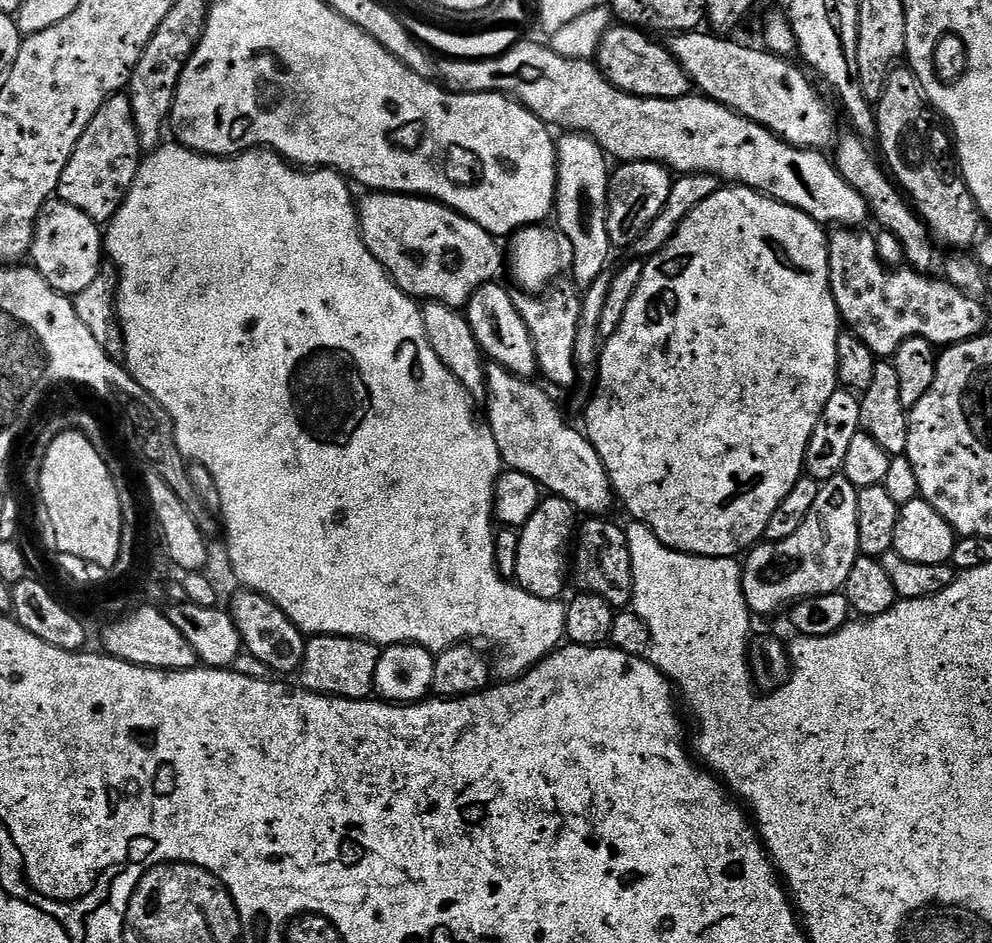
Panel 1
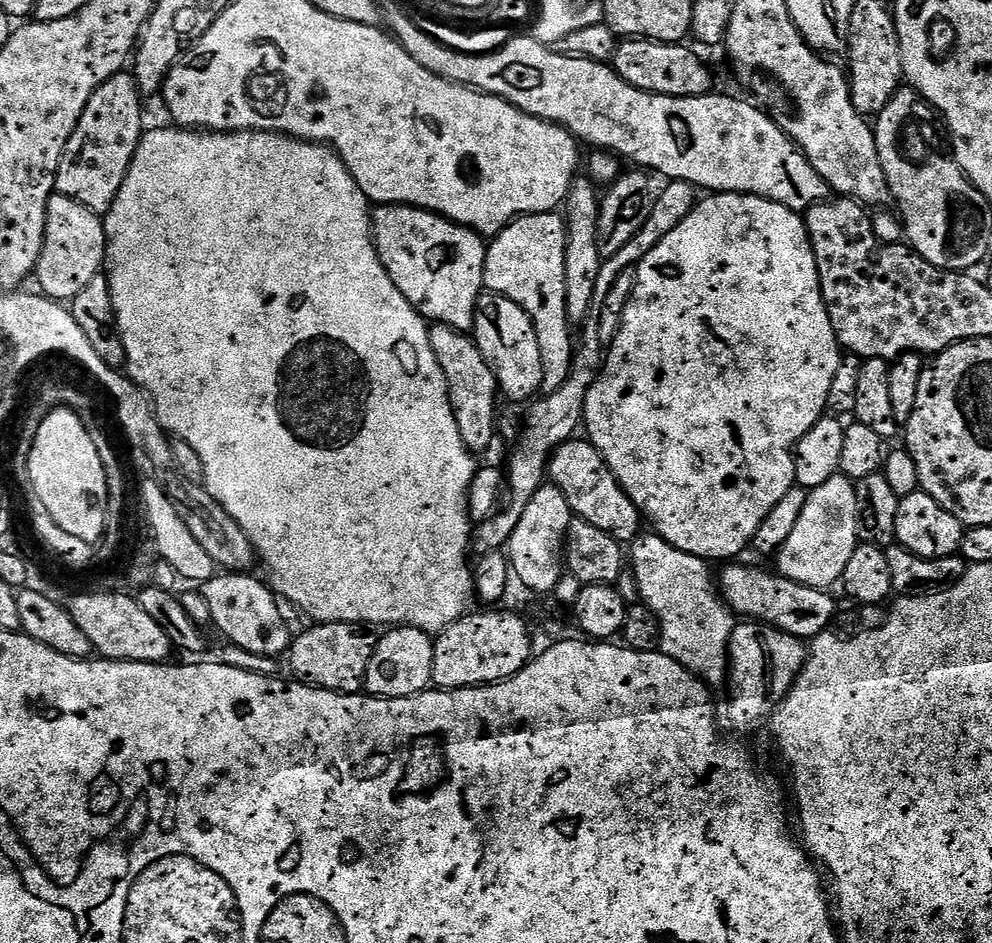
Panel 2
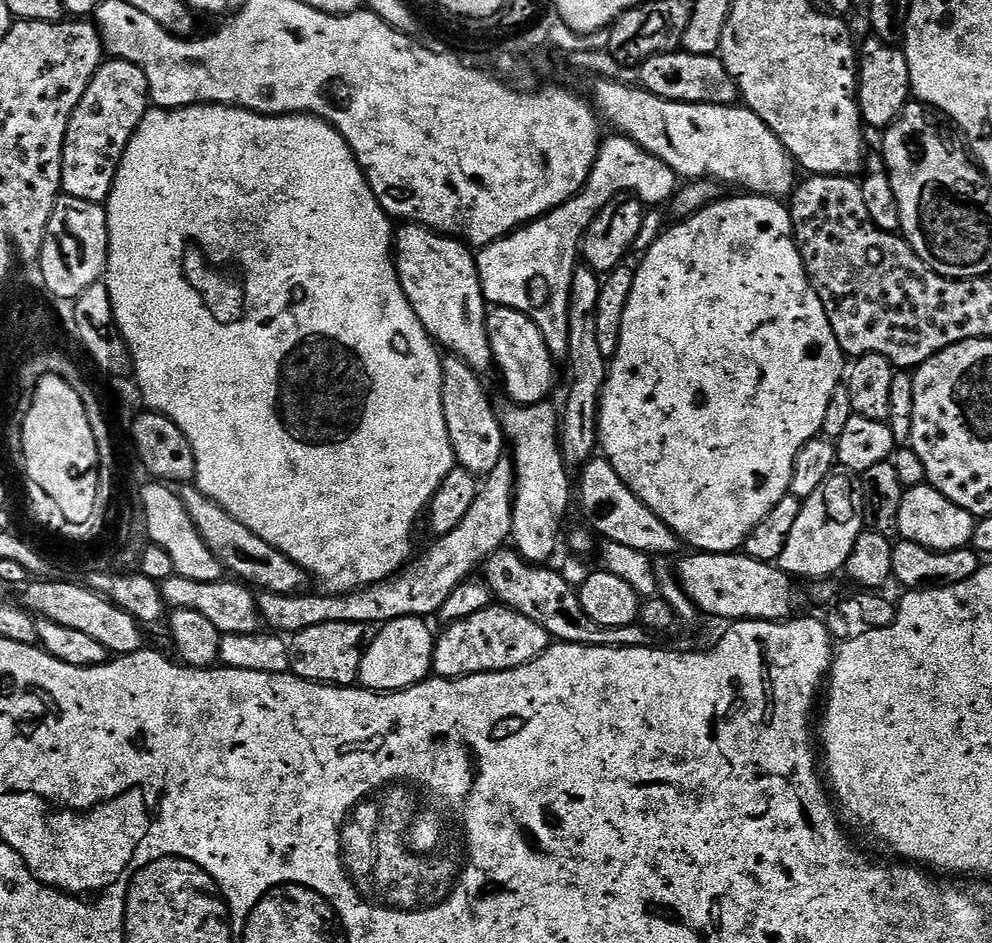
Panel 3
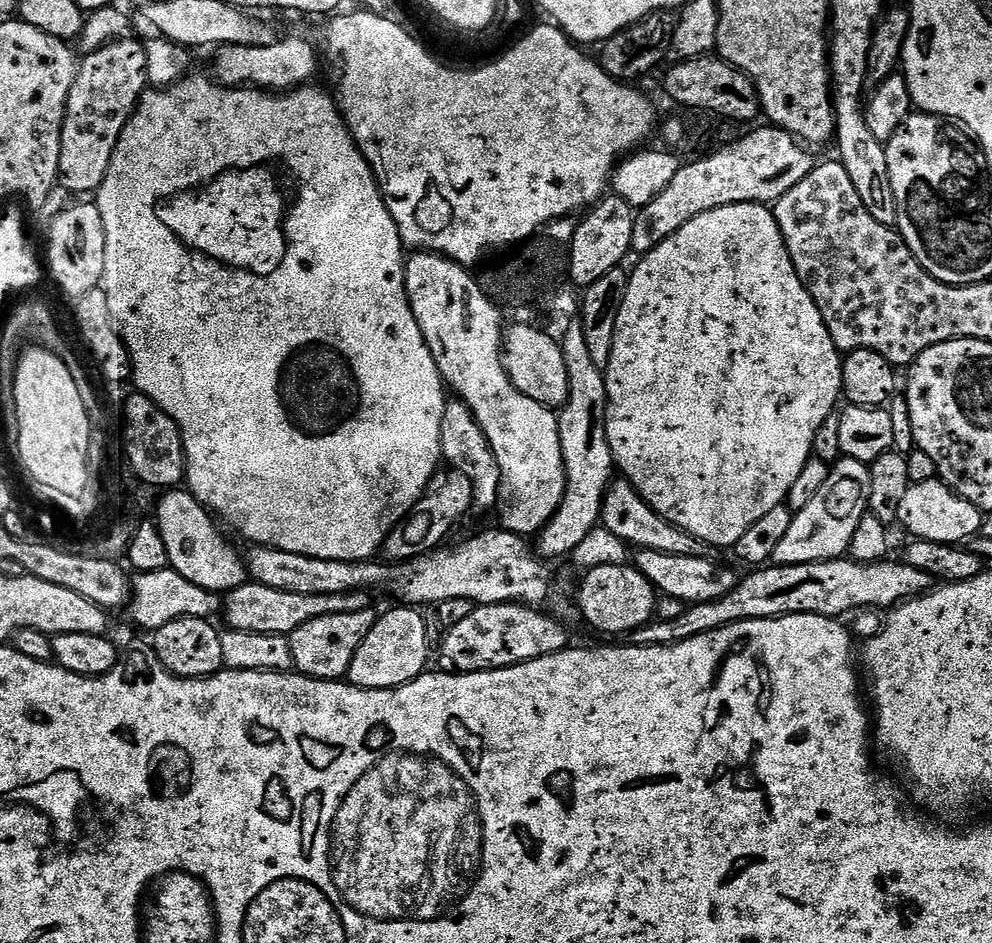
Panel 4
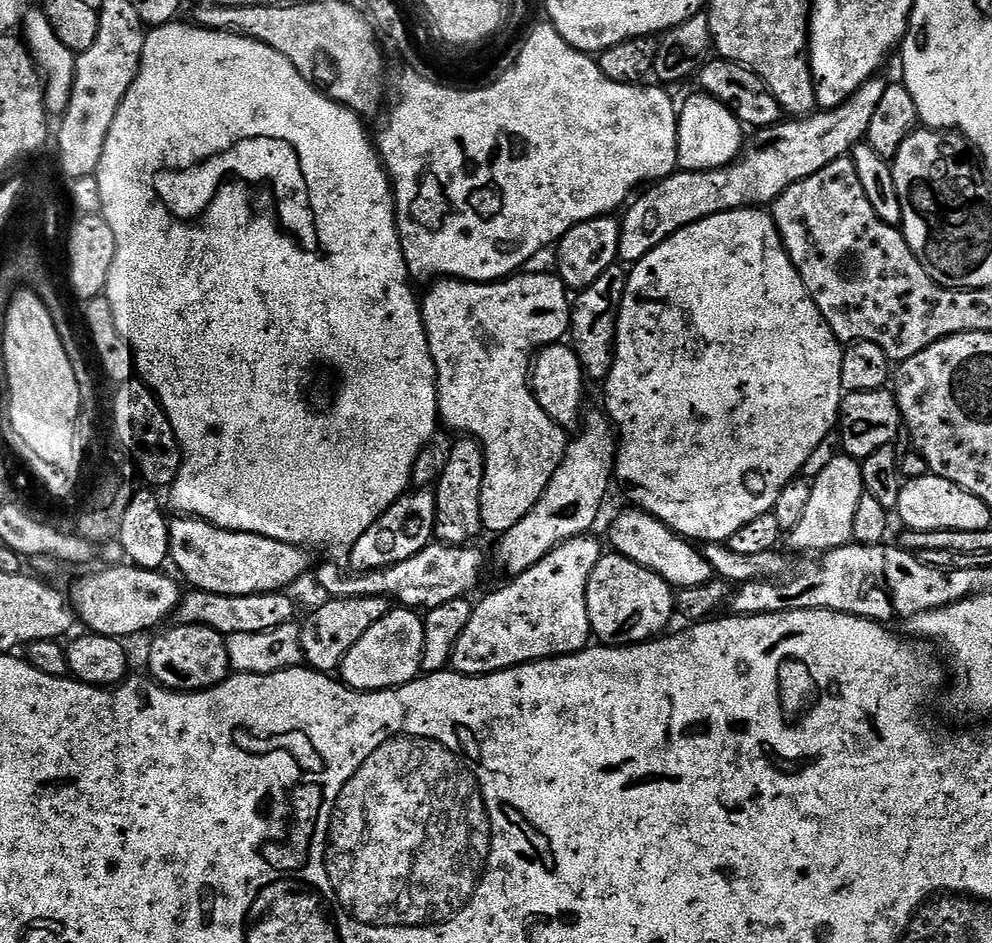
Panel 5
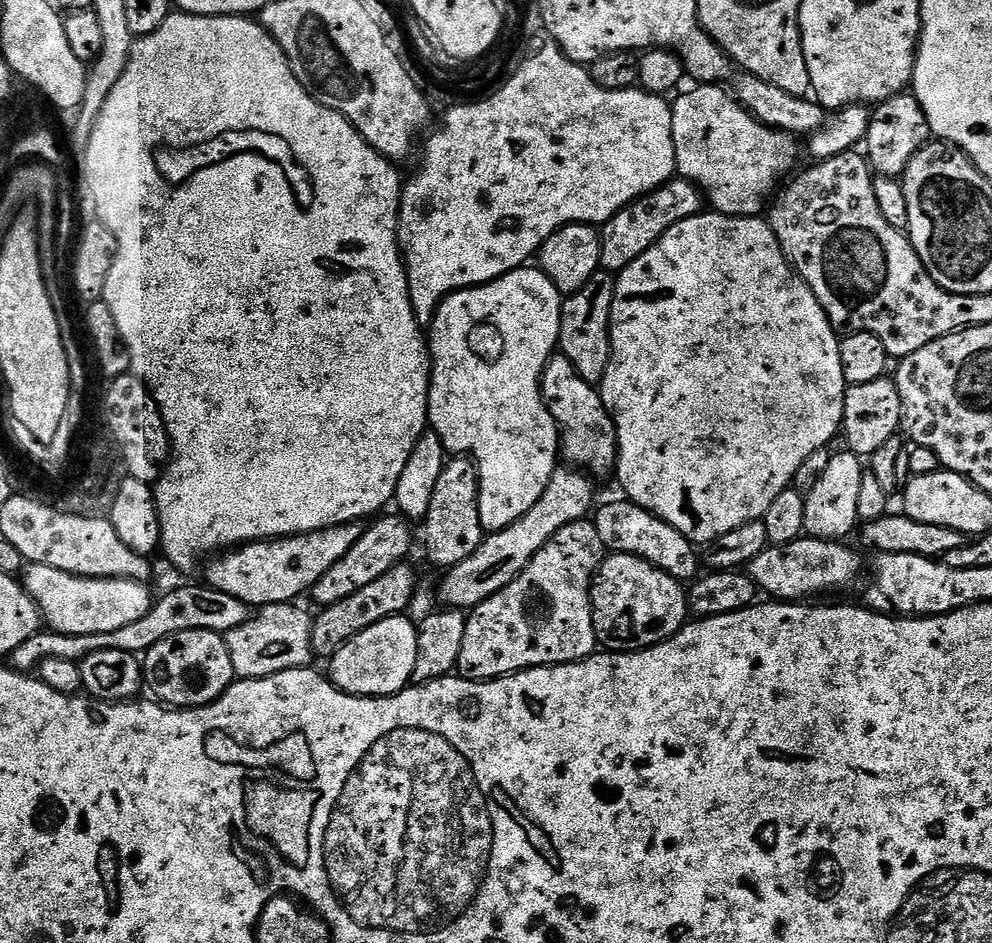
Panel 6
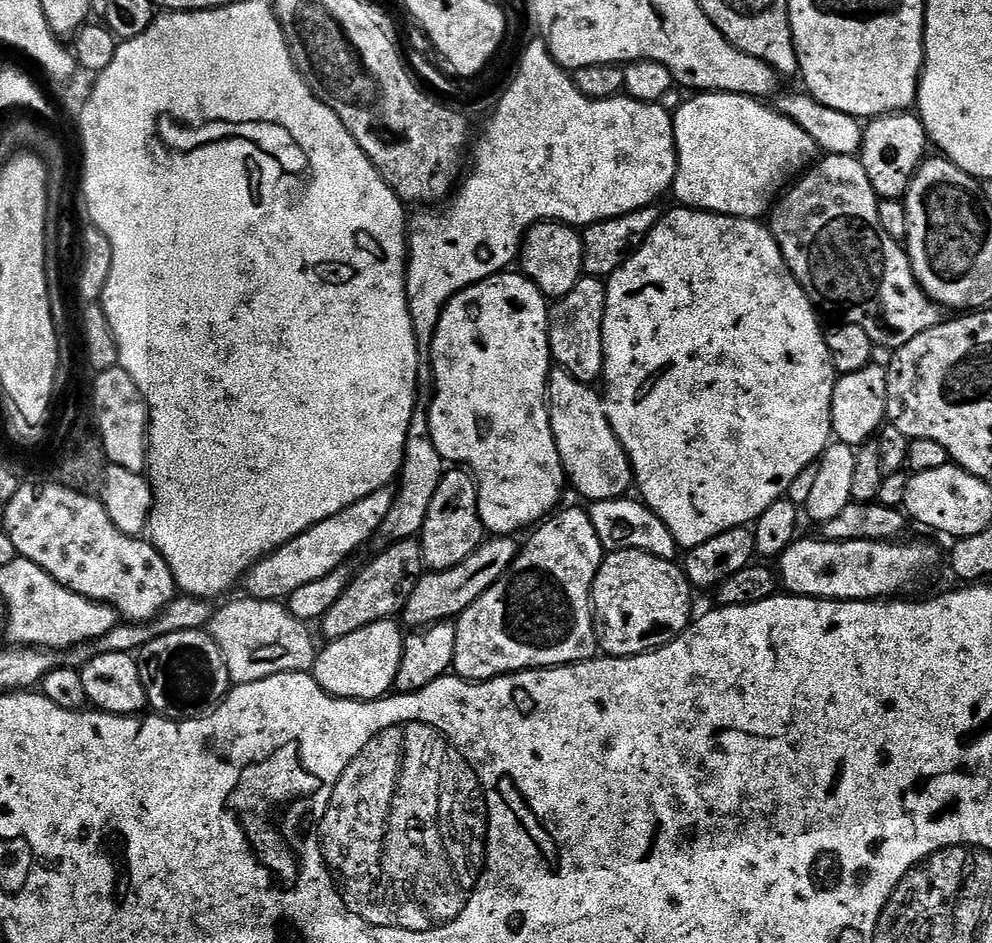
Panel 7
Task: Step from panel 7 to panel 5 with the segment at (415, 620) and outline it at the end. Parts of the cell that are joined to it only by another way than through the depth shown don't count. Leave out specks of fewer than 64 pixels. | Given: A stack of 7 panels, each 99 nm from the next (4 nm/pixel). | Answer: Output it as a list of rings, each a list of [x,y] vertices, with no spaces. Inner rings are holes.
[[[598,417],[589,418],[584,433],[574,437],[565,447],[560,465],[554,470],[542,498],[538,498],[530,514],[499,537],[496,564],[505,572],[505,577],[521,576],[562,542],[593,531],[591,528],[600,516],[608,483],[614,480],[614,440],[608,437],[609,429],[605,428],[600,425]]]

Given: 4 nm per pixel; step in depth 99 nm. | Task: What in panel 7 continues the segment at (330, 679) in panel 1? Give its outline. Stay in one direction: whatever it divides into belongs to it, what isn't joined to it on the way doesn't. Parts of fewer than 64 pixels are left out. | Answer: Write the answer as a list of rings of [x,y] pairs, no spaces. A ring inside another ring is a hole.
[[[413,538],[392,543],[384,551],[377,551],[372,561],[361,572],[353,575],[348,589],[326,610],[318,628],[324,631],[325,641],[344,638],[346,634],[354,634],[354,630],[362,630],[379,620],[391,620],[403,613],[406,602],[414,590],[414,586],[425,575],[424,551],[420,549],[419,539]]]

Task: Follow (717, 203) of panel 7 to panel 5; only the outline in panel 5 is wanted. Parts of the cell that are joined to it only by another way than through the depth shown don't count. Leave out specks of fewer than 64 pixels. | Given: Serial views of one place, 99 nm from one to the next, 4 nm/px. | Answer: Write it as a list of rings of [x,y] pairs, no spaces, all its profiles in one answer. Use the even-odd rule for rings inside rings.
[[[694,92],[684,104],[681,103],[676,121],[676,163],[681,171],[706,172],[710,169],[724,168],[741,153],[744,145],[743,125],[724,104],[708,93]]]

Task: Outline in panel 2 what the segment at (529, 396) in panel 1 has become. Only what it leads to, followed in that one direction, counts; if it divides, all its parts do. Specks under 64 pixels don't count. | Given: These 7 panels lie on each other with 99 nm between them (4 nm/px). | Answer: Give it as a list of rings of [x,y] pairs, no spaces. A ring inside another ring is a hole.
[[[573,438],[552,453],[550,480],[555,488],[562,490],[566,502],[579,519],[590,522],[590,526],[598,526],[598,530],[606,530],[606,534],[610,534],[610,538],[614,538],[621,546],[631,545],[641,535],[640,511],[626,490],[622,490],[600,451],[587,439]]]

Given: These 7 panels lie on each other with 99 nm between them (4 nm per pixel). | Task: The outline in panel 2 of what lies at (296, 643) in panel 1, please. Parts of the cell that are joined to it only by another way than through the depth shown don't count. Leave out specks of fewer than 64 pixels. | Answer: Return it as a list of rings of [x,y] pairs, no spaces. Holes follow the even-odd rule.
[[[229,572],[205,580],[202,591],[210,605],[211,627],[217,628],[234,648],[250,650],[250,654],[280,658],[291,648],[294,632],[284,621],[281,601],[263,579],[248,572]]]

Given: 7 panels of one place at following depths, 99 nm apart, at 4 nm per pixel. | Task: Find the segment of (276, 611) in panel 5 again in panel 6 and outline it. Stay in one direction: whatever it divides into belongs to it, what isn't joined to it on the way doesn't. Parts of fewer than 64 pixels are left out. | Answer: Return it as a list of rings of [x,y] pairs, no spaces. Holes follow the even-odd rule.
[[[203,583],[200,584],[188,584],[185,588],[176,588],[173,592],[166,593],[161,600],[159,597],[153,603],[152,608],[146,615],[138,618],[138,622],[130,622],[126,626],[119,627],[118,630],[110,630],[108,634],[62,634],[51,630],[41,630],[36,635],[26,638],[26,642],[22,642],[22,646],[18,646],[12,651],[10,655],[11,667],[15,671],[28,674],[39,669],[40,663],[46,658],[66,658],[66,662],[79,662],[98,650],[122,650],[133,654],[143,654],[148,651],[150,646],[162,642],[162,638],[166,638],[170,634],[182,634],[182,630],[210,630],[211,632],[226,634],[231,628],[242,626],[248,621],[249,605],[244,604],[230,594],[222,594],[222,590],[207,587]]]

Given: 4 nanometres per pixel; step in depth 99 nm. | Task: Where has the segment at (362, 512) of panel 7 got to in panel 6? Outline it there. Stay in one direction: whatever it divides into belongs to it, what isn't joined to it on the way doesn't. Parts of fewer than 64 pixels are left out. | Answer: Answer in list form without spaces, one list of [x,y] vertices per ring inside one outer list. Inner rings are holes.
[[[353,522],[336,524],[317,532],[301,532],[242,544],[209,559],[203,579],[207,587],[222,590],[222,594],[230,594],[256,610],[267,604],[286,604],[295,601],[295,596],[303,592],[305,595],[311,590],[318,578],[322,578],[322,574],[326,574],[326,570],[330,570],[330,566],[334,566],[350,546],[354,546],[354,542],[358,542],[361,531],[361,525]]]

